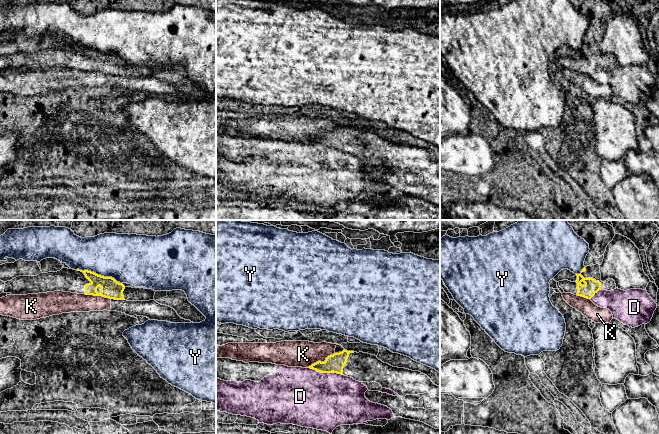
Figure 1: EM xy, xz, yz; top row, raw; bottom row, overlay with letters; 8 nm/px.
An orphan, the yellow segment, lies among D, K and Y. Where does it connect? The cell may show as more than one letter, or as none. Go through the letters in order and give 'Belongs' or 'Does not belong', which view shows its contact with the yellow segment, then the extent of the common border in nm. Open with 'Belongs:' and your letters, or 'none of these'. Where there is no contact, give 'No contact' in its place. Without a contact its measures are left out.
Belongs: none of these
D: Does not belong. Touches yellow in xz. Shared border 280 nm
K: Does not belong. Touches yellow in xz. Shared border 260 nm
Y: Does not belong. Touches yellow in xy. Shared border 360 nm

